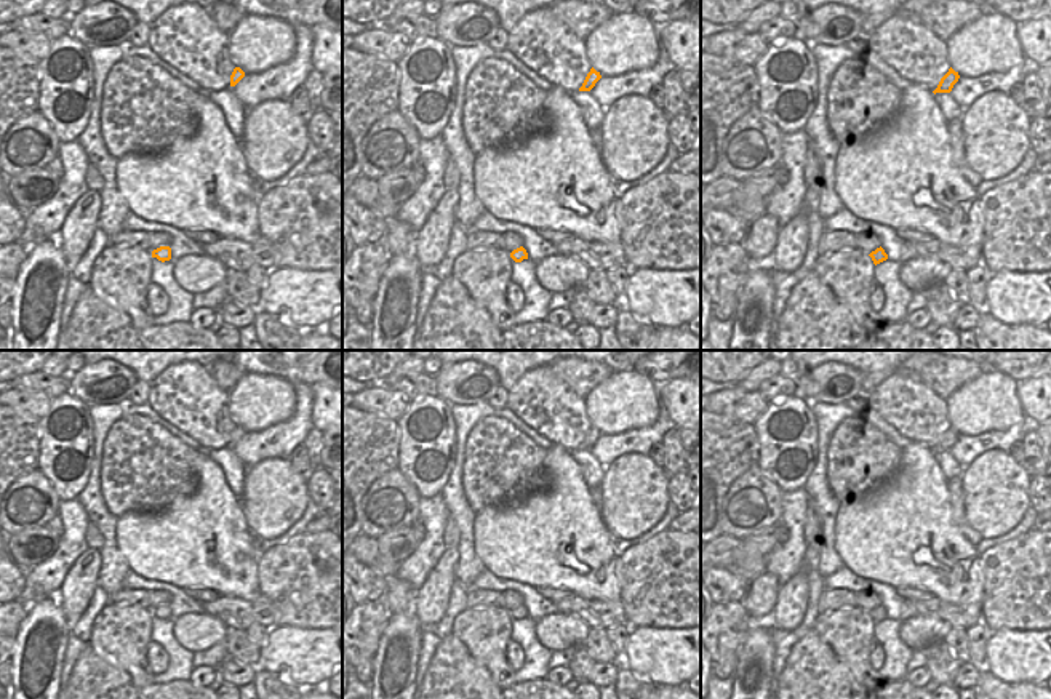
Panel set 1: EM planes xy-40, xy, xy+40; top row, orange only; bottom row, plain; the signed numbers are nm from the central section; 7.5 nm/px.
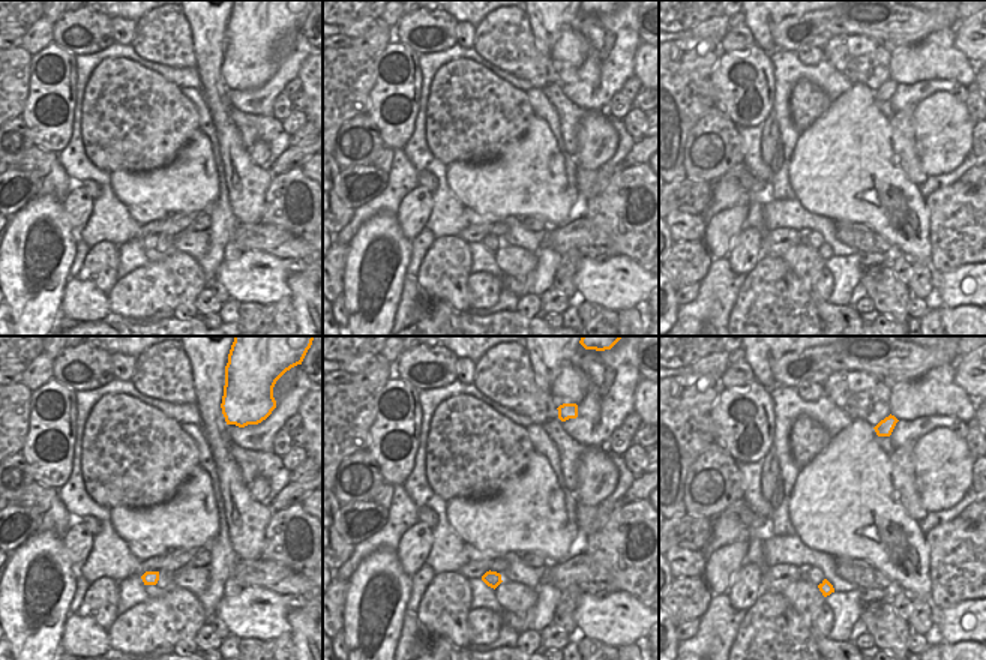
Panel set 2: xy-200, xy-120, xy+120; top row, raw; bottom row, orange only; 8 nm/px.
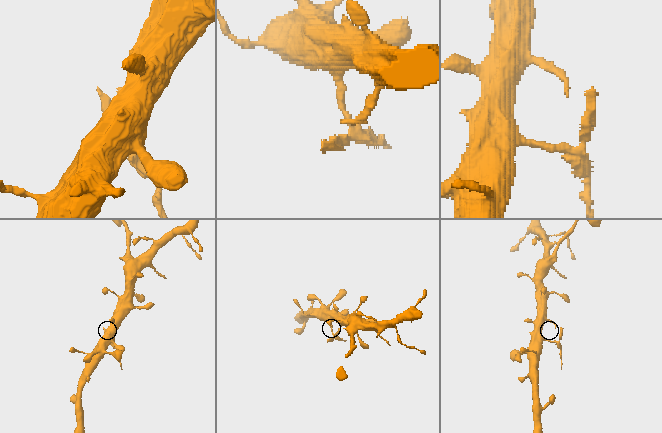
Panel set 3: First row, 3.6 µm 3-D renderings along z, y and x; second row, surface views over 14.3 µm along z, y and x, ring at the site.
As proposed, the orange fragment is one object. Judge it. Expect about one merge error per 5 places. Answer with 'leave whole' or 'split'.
split

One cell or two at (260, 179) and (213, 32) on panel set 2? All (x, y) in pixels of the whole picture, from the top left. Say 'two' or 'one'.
one

